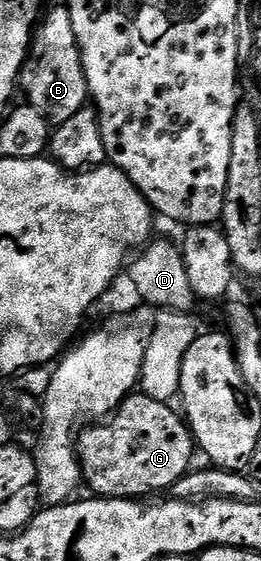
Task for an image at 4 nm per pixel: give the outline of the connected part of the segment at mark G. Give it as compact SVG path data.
M132 393L122 400L119 410L108 421L89 425L75 439L77 460L81 464L84 486L90 487L94 496L102 499L135 499L153 497L156 491L168 492L177 482L188 475L195 455L195 440L189 424L180 414L172 411L169 403L160 403L144 393Z

